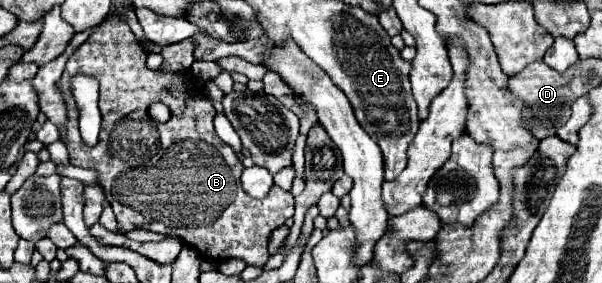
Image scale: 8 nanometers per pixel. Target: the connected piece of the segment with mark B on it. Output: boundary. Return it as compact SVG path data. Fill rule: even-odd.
M117 17L105 19L89 39L69 57L63 77L59 81L59 89L69 109L67 121L67 149L69 161L77 167L93 167L101 175L101 185L109 205L115 211L119 231L131 231L133 227L153 229L161 235L177 235L189 247L193 247L203 259L219 261L219 259L241 259L247 265L263 267L269 259L267 243L273 229L281 227L289 217L293 217L293 195L279 189L277 185L271 187L271 193L259 201L249 197L241 187L241 171L243 165L235 151L219 141L213 129L213 101L205 97L201 91L203 87L189 79L183 73L163 73L151 71L145 65L147 53L135 41L135 35ZM75 75L89 75L99 81L99 111L103 115L103 129L99 135L99 143L91 149L81 141L77 129L77 103L71 93L71 79ZM153 101L161 101L169 105L171 119L167 123L155 123L143 113L143 105L151 105Z

